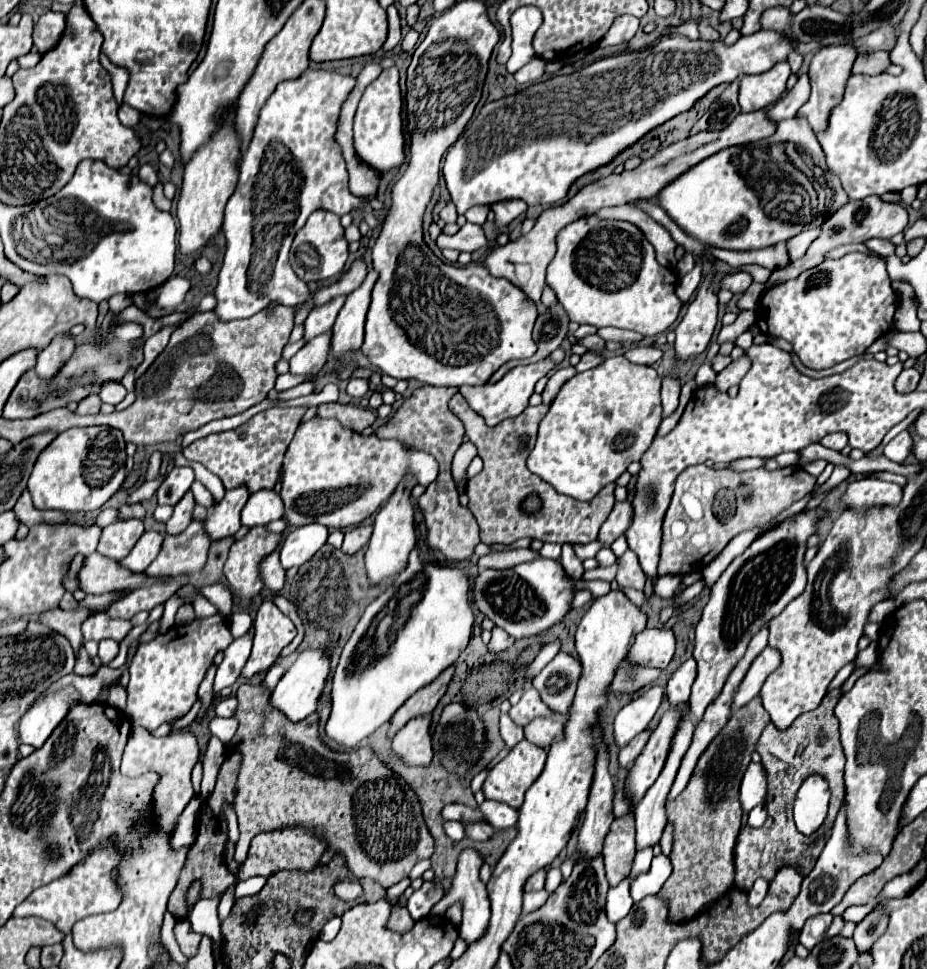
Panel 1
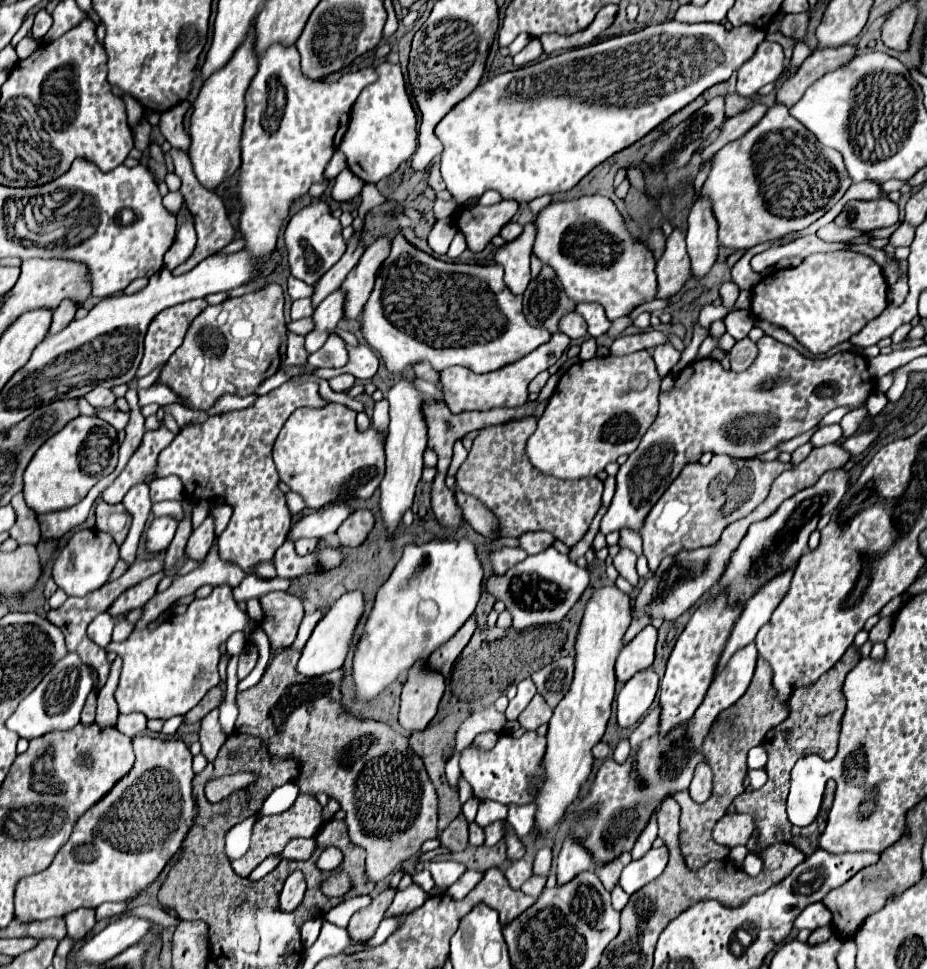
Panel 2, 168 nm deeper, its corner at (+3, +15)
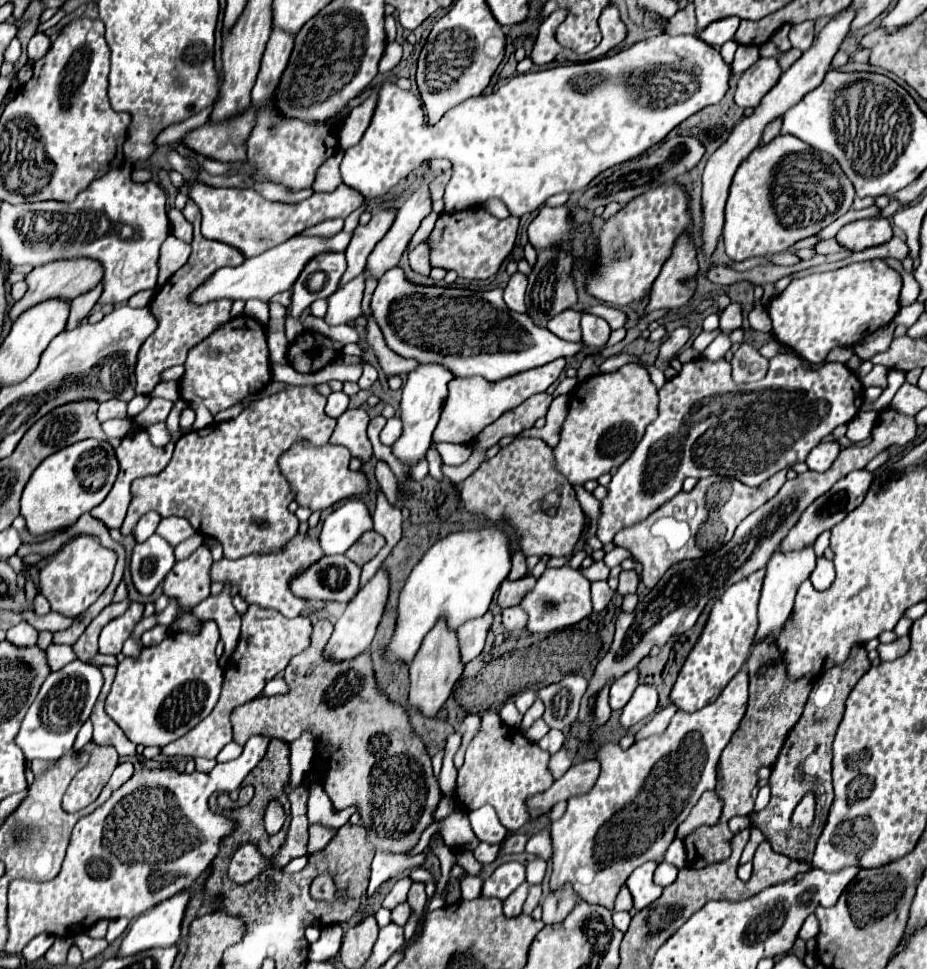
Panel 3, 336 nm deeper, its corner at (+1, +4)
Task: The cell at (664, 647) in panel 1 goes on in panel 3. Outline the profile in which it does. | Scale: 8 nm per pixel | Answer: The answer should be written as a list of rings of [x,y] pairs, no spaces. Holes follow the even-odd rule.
[[[632,669],[612,683],[610,687],[610,707],[612,709],[622,709],[628,703],[630,695],[634,693],[634,687],[638,687],[638,677],[640,677],[638,669]]]

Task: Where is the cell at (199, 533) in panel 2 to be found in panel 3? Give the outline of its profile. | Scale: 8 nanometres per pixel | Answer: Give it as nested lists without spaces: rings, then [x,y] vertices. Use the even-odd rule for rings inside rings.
[[[200,545],[188,559],[176,561],[166,575],[164,593],[178,601],[182,613],[188,613],[194,605],[210,597],[210,565],[212,555],[206,545]]]

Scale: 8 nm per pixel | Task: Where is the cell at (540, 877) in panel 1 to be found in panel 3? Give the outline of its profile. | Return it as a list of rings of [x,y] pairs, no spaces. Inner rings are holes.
[[[522,883],[514,893],[510,893],[506,899],[504,899],[504,915],[506,917],[516,917],[522,913],[522,903],[528,895],[528,883]]]

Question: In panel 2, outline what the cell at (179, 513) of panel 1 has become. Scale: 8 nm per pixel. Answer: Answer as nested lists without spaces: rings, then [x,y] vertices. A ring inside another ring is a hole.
[[[170,516],[164,518],[154,518],[146,530],[146,552],[148,556],[156,556],[166,552],[170,546],[174,532],[176,532],[176,520]]]

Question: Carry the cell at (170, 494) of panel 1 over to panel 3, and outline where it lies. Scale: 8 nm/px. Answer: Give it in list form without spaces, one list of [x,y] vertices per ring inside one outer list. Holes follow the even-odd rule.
[[[152,511],[152,513],[146,513],[146,515],[142,515],[142,519],[138,521],[138,525],[134,527],[134,537],[136,537],[136,541],[138,543],[142,543],[142,541],[146,541],[154,531],[156,531],[156,527],[158,527],[158,523],[160,523],[160,515],[156,513],[156,511]]]

